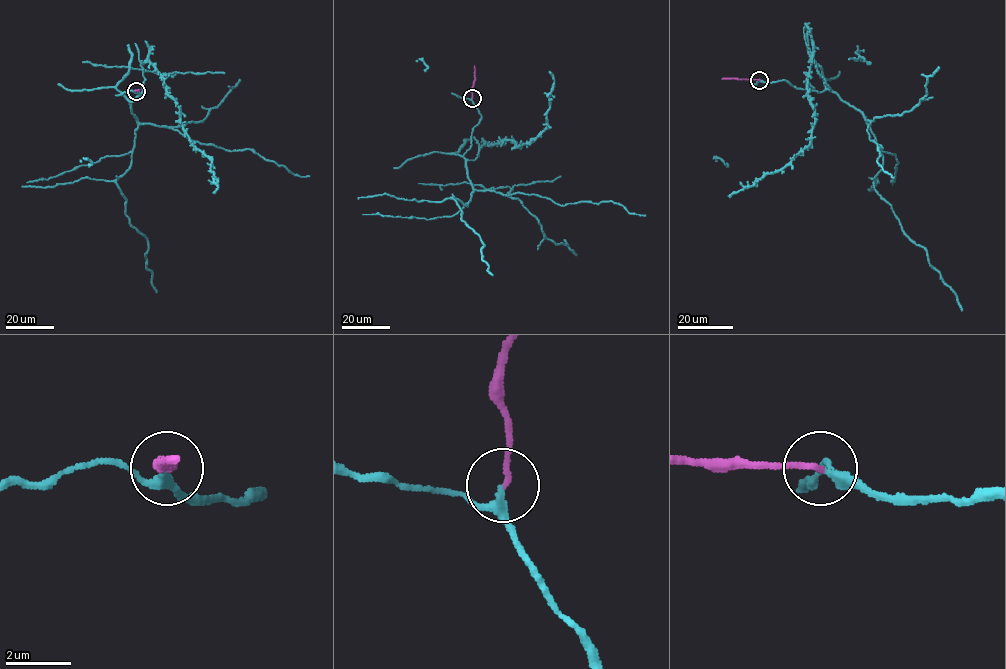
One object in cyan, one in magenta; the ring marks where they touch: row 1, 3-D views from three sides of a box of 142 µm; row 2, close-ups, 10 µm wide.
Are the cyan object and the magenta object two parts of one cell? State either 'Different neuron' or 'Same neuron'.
Same neuron

